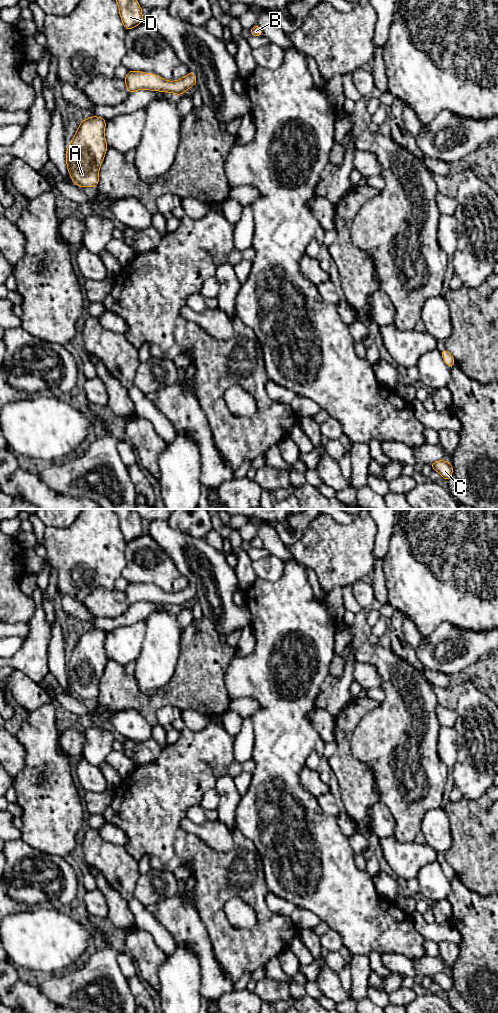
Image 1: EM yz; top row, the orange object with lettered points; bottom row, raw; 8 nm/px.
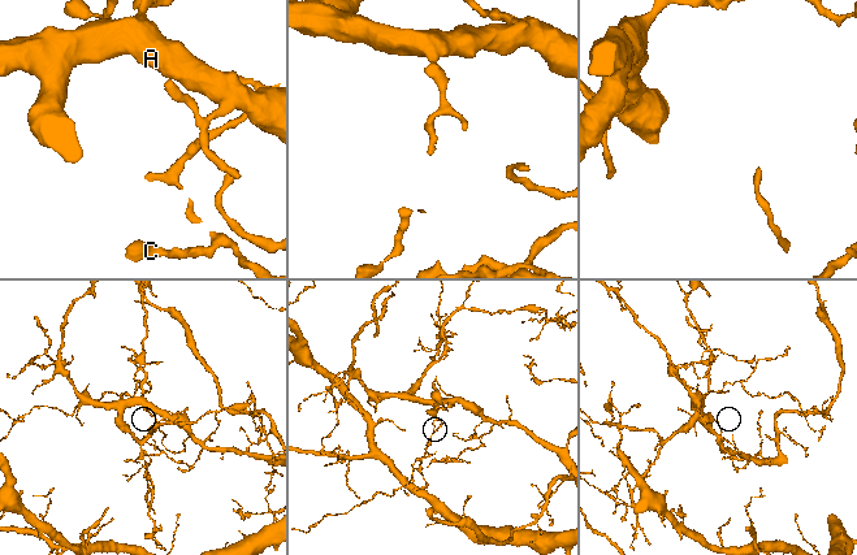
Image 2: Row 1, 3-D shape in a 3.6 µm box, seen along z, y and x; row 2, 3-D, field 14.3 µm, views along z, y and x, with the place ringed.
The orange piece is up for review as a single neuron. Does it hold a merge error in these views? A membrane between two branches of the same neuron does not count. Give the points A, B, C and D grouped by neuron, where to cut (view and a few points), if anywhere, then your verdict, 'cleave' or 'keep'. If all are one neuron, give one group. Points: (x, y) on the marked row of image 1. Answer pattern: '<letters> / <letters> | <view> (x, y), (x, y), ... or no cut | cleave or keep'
A B C D | no cut | keep

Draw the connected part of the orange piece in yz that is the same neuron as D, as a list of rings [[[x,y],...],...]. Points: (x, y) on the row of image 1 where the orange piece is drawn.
[[[115,0],[119,5],[119,14],[126,31],[143,22],[142,8],[137,0]]]

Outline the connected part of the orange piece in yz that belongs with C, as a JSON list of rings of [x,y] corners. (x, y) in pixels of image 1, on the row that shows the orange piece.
[[[444,459],[429,463],[433,470],[437,471],[444,481],[449,480],[453,475],[453,464],[446,462]]]

